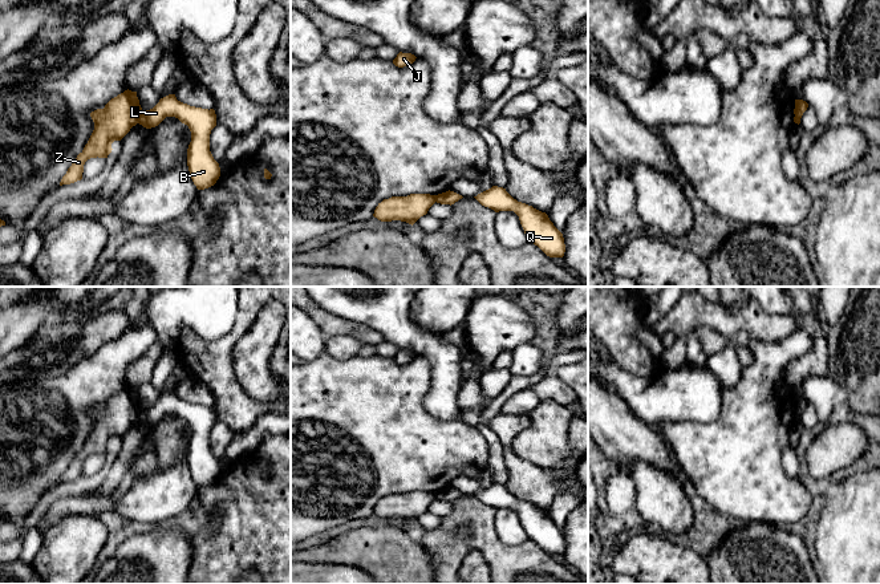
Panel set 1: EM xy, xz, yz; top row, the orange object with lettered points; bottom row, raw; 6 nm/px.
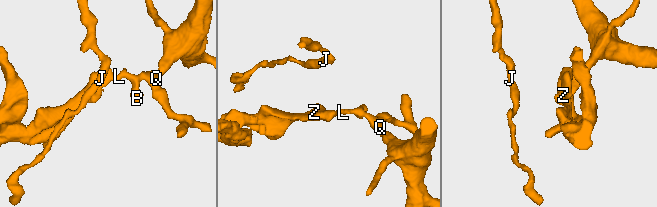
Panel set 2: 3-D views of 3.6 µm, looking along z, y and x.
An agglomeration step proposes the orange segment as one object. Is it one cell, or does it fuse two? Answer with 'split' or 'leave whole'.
split

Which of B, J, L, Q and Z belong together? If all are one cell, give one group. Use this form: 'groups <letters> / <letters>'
groups B J L Q / Z

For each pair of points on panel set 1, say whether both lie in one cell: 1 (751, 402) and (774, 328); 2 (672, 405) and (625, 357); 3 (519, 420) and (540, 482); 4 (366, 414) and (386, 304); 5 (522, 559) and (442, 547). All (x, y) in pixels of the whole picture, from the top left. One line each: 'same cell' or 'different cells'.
1: different cells
2: different cells
3: same cell
4: different cells
5: same cell

